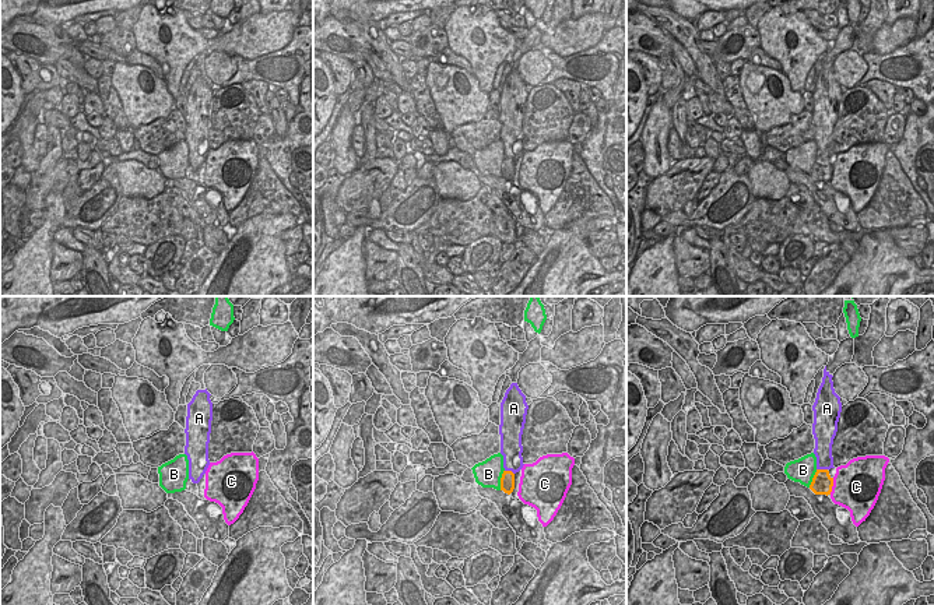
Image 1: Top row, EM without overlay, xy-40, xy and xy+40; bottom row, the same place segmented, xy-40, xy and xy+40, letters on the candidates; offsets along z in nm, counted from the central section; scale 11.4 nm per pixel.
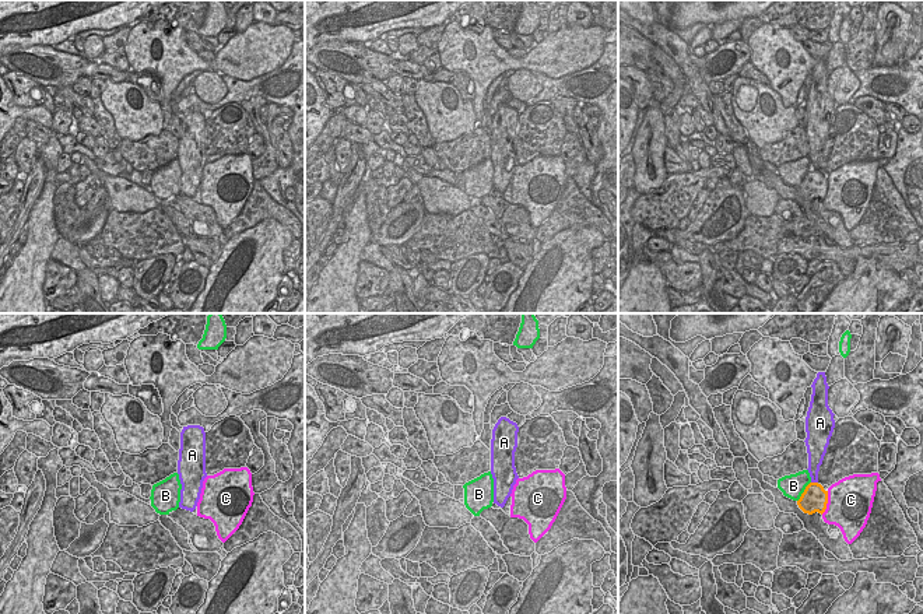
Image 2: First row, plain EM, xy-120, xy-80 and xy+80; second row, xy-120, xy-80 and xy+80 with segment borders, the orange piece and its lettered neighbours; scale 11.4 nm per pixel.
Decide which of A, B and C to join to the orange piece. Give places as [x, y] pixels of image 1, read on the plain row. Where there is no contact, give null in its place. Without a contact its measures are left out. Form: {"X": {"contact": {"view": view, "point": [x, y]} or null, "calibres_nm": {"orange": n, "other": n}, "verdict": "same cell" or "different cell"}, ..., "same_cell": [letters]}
{"A": {"contact": {"view": "xy+40", "point": [822, 157]}, "calibres_nm": {"orange": 240, "other": 200}, "verdict": "different cell"}, "B": {"contact": {"view": "xy", "point": [501, 166]}, "calibres_nm": {"orange": 160, "other": 300}, "verdict": "different cell"}, "C": {"contact": {"view": "xy+40", "point": [832, 172]}, "calibres_nm": {"orange": 240, "other": 480}, "verdict": "different cell"}, "same_cell": []}

